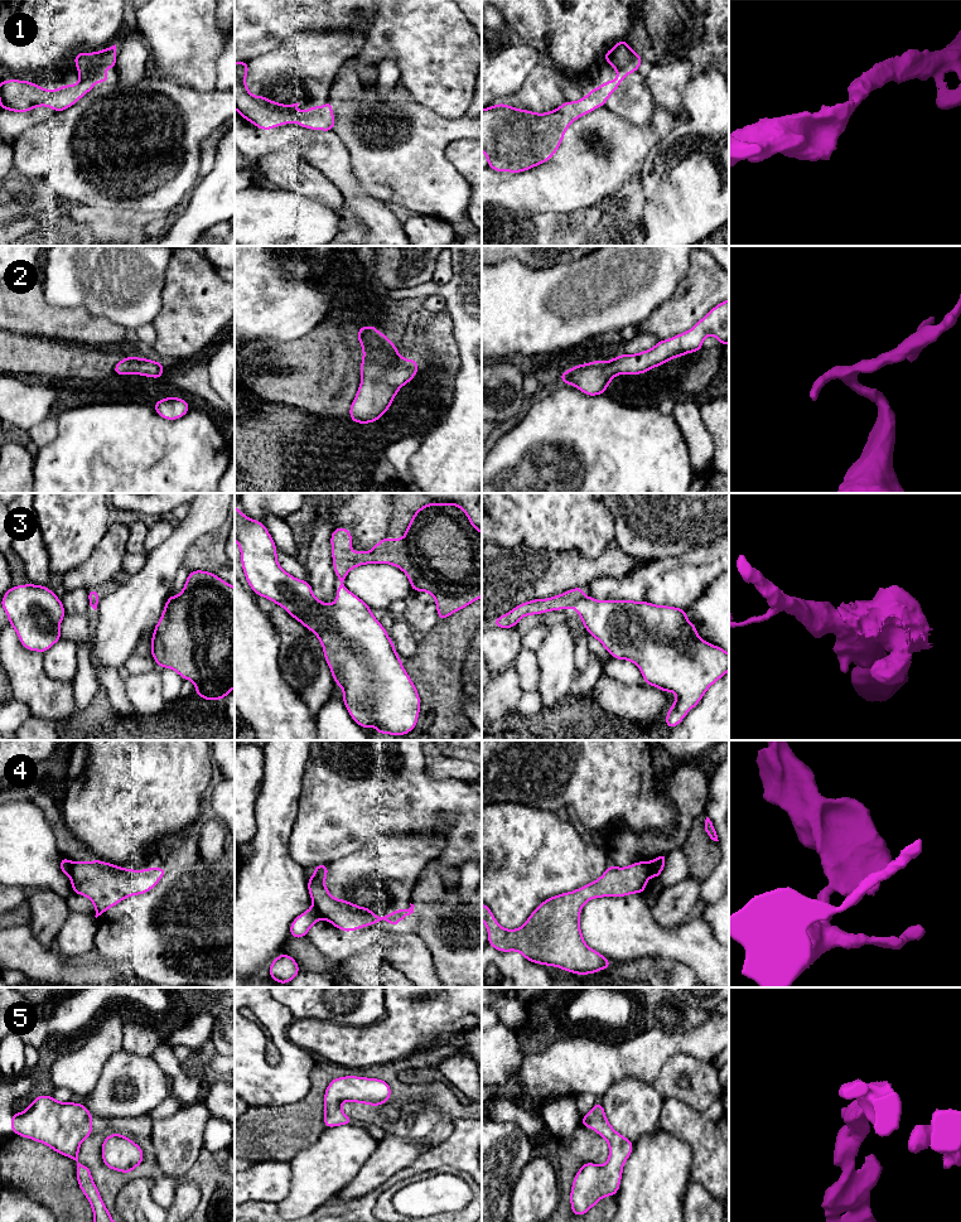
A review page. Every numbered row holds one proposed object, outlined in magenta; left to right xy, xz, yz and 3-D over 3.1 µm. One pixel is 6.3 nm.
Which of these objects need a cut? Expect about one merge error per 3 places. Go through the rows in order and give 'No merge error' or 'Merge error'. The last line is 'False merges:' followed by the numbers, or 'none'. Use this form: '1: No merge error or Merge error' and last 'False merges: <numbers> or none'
1: No merge error
2: No merge error
3: No merge error
4: Merge error
5: No merge error
False merges: 4

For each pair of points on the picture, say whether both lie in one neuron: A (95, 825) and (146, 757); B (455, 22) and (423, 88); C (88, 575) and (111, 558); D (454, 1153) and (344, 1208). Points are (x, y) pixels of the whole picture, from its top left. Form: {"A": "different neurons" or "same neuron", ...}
{"A": "same neuron", "B": "same neuron", "C": "same neuron", "D": "same neuron"}

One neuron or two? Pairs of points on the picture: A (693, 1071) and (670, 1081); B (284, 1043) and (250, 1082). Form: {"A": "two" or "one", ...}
{"A": "one", "B": "one"}

